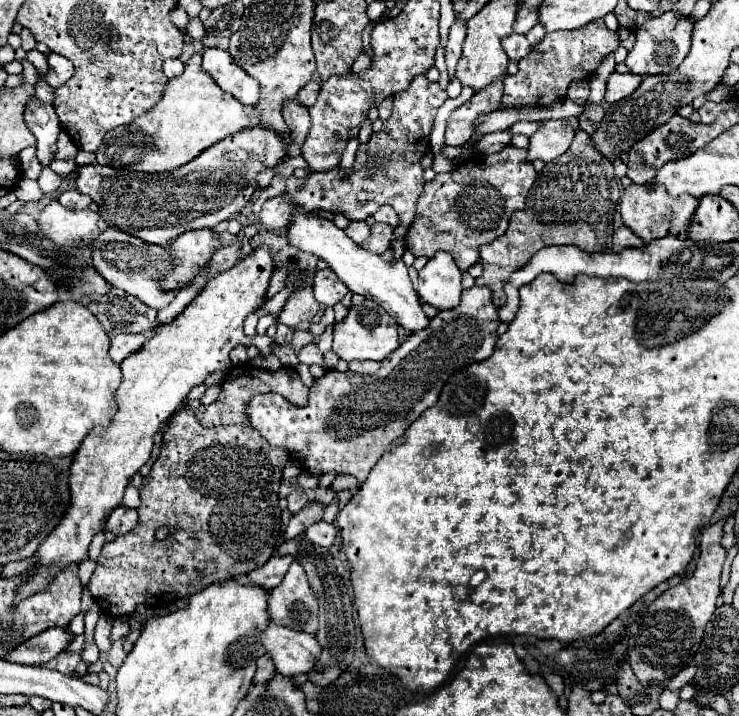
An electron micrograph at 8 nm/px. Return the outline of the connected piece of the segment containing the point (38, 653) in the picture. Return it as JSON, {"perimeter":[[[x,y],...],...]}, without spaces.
{"perimeter":[[[50,628],[46,632],[40,632],[38,636],[32,636],[32,640],[22,642],[20,646],[6,652],[8,662],[16,664],[28,664],[28,666],[42,666],[48,660],[52,660],[56,654],[60,654],[70,644],[70,632],[64,628]]]}

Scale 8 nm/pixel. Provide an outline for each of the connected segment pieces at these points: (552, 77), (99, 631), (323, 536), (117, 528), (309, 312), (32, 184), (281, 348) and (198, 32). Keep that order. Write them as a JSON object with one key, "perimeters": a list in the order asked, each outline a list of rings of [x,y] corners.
{"perimeters":[[[[594,20],[592,24],[586,24],[578,30],[560,30],[558,34],[556,32],[550,32],[542,38],[542,42],[538,42],[530,52],[528,56],[524,56],[520,62],[518,62],[518,72],[516,74],[508,74],[502,82],[504,82],[504,96],[502,96],[502,104],[500,108],[520,108],[520,106],[550,106],[558,100],[564,100],[566,98],[566,90],[570,86],[570,82],[574,80],[584,80],[584,78],[590,78],[594,74],[594,70],[600,66],[600,62],[604,60],[604,56],[612,50],[616,50],[620,46],[620,40],[616,34],[612,34],[604,20]]],[[[102,614],[94,632],[94,640],[98,648],[100,648],[100,652],[106,652],[106,648],[110,648],[110,644],[112,644],[112,638],[110,638],[112,626],[113,618],[106,616],[106,614]]],[[[316,522],[304,534],[306,534],[306,538],[310,542],[328,548],[334,542],[334,538],[336,538],[336,528],[332,524],[326,524],[326,522]]],[[[122,505],[116,508],[108,517],[106,530],[116,536],[124,536],[124,534],[132,532],[136,524],[138,524],[137,510]]],[[[300,288],[286,300],[286,306],[278,314],[278,322],[286,326],[298,326],[300,322],[310,322],[316,316],[318,308],[320,304],[314,300],[312,288]]],[[[22,178],[16,188],[14,188],[14,194],[20,202],[32,202],[32,200],[38,200],[42,196],[36,180],[28,180],[28,178]]],[[[275,344],[273,354],[281,361],[283,366],[295,368],[299,364],[298,356],[289,344]]],[[[198,17],[189,19],[187,30],[188,35],[195,39],[201,39],[206,34],[203,24]]]]}

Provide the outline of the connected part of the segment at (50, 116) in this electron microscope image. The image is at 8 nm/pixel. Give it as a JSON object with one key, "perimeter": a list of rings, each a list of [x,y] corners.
{"perimeter":[[[36,96],[28,102],[24,110],[24,120],[30,132],[36,136],[36,148],[38,148],[38,160],[42,166],[48,166],[56,152],[56,138],[62,130],[58,116],[54,112],[54,106],[44,104]]]}

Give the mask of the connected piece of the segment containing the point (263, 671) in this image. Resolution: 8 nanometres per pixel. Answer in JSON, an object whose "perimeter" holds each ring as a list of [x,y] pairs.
{"perimeter":[[[260,656],[258,658],[258,670],[254,676],[254,684],[262,684],[262,682],[270,680],[274,674],[276,674],[276,668],[274,668],[272,660],[268,656]]]}

